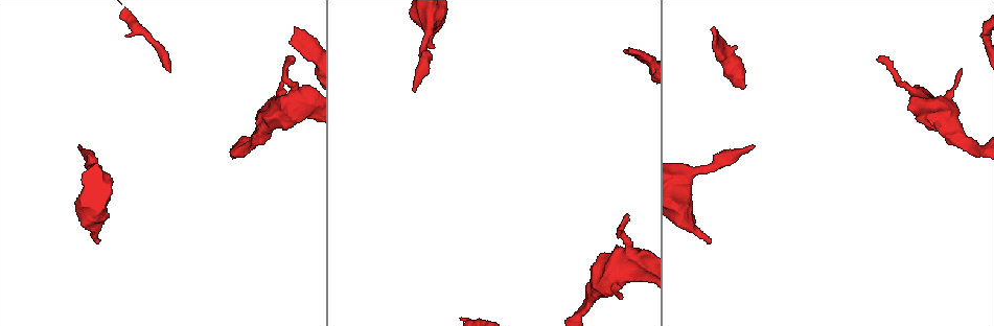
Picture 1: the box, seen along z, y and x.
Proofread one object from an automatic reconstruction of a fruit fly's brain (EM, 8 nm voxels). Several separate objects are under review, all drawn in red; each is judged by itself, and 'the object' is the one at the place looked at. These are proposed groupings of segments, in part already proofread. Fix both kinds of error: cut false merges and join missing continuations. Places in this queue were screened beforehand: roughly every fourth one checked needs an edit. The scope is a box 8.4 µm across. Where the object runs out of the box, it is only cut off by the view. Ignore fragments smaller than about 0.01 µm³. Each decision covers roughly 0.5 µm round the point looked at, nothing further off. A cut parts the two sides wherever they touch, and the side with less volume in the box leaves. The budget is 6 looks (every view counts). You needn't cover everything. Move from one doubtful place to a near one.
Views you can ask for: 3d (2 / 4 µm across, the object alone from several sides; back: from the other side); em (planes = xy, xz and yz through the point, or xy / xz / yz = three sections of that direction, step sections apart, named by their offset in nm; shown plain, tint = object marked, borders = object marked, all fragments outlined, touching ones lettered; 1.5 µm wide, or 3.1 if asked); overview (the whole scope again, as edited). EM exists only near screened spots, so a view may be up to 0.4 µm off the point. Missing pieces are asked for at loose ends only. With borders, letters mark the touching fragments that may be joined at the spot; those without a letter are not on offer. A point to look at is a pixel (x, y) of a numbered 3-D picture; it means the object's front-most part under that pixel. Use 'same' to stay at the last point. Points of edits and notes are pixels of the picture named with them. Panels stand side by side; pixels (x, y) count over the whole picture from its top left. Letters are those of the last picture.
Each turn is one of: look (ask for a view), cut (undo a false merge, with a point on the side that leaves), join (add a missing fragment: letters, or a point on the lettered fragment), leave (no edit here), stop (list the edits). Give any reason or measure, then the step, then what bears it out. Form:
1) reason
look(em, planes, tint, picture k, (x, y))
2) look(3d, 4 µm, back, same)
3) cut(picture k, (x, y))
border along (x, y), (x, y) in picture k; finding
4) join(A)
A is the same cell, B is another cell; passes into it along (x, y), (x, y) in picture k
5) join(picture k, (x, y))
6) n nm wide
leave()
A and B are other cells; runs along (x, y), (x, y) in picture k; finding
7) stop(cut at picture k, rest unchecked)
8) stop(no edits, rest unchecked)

an open end
look(em, xz, step 4, borders, picture 1, (99, 241))

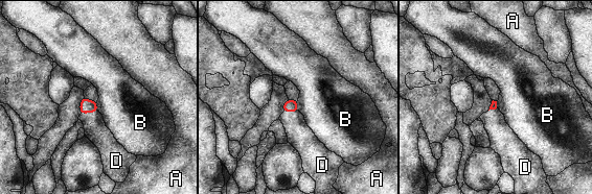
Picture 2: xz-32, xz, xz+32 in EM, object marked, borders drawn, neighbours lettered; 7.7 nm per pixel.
look(em, planes, borders, same)

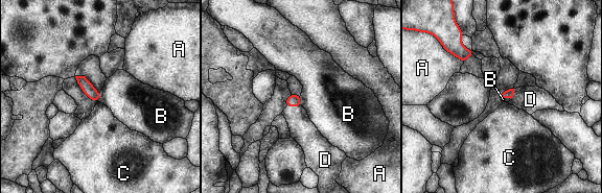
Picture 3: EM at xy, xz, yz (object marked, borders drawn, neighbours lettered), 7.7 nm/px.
join(D)
D is the same cell, A, B and C are other cells; passes into it along (293, 100), (293, 105), (302, 129) in picture 3; it goes on there

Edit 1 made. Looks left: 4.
redraw
look(overview)

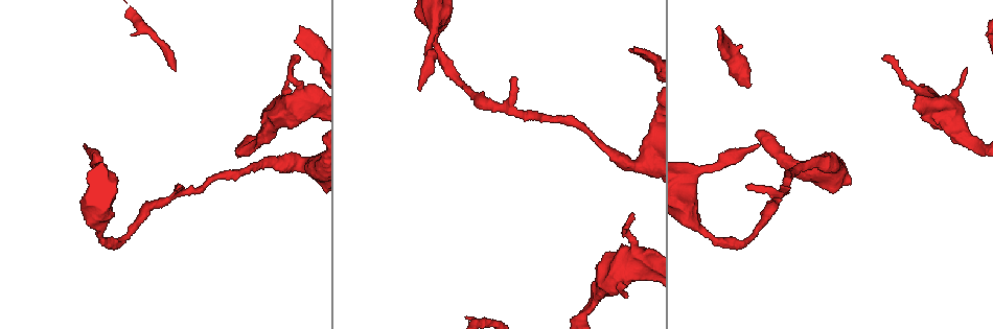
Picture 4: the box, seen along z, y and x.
long arm stops here
look(em, yz, step 4, borders, picture 4, (633, 47))

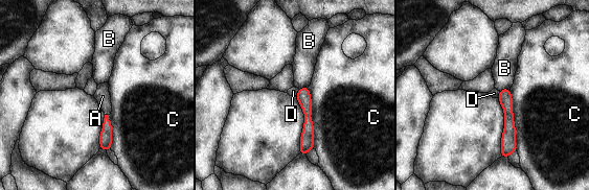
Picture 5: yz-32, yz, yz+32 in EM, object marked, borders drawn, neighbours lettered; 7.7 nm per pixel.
cut it another way
look(em, planes, borders, same)

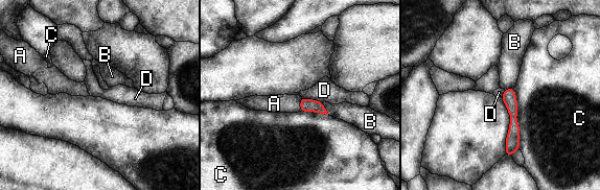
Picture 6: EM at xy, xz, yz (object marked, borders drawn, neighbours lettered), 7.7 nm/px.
join(A)
A is the same cell, B, C and D are other cells; it goes on there

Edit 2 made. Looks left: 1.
stop(join at picture 3, join at picture 6, rest unchecked)

